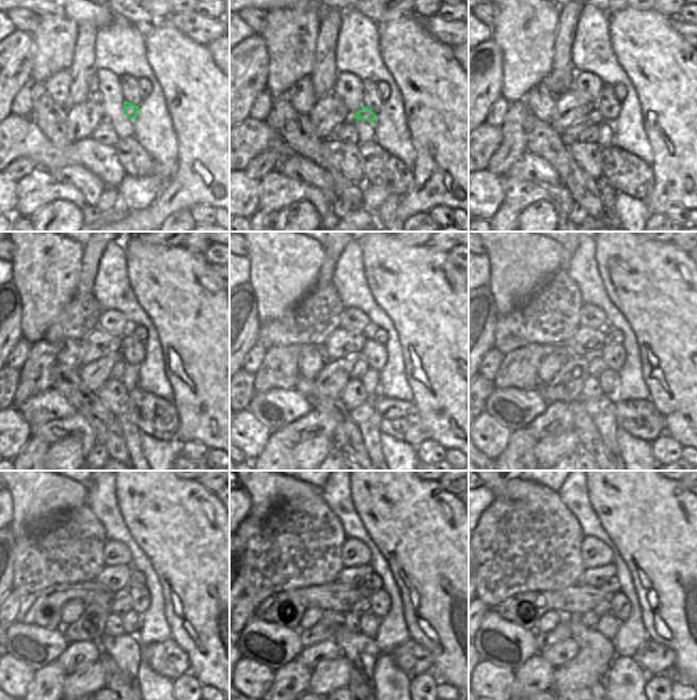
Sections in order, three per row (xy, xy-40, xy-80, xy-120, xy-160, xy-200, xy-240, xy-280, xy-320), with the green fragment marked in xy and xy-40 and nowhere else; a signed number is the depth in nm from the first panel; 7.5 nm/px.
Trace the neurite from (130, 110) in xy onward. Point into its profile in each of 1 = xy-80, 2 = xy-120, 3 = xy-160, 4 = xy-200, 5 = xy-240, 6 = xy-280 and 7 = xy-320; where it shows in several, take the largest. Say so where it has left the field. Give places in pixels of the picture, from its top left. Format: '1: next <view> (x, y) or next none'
1: next xy-80 (570, 136)
2: next xy-120 (94, 375)
3: next xy-160 (335, 374)
4: next xy-200 (566, 386)
5: next xy-240 (90, 626)
6: next xy-280 (326, 629)
7: next xy-320 (543, 640)

